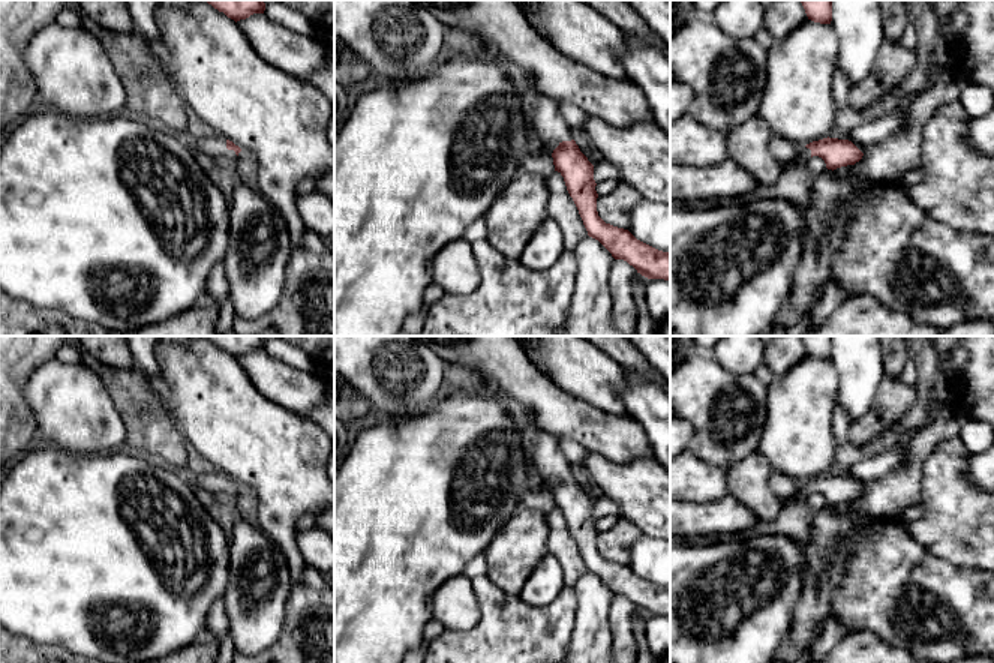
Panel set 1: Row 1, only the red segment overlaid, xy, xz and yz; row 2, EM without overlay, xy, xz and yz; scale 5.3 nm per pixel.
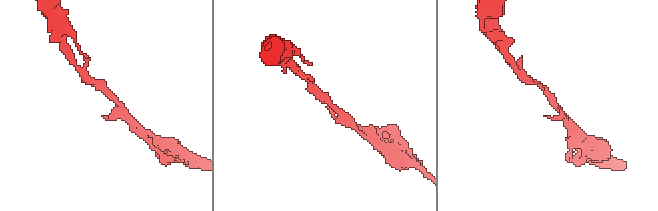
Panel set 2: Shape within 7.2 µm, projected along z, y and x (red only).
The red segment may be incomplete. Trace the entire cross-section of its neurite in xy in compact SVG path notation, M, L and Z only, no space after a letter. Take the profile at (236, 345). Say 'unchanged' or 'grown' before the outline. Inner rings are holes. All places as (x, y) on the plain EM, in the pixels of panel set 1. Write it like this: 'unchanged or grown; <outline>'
unchanged; M202 336L211 340L219 348L223 348L228 354L235 358L246 356L253 350L264 350L264 336Z

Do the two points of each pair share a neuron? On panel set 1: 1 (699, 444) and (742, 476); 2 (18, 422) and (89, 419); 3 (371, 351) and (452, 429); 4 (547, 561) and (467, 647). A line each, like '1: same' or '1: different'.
1: different
2: different
3: different
4: different

